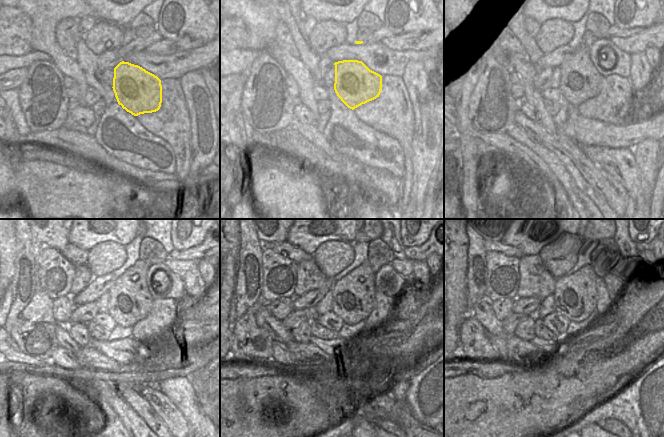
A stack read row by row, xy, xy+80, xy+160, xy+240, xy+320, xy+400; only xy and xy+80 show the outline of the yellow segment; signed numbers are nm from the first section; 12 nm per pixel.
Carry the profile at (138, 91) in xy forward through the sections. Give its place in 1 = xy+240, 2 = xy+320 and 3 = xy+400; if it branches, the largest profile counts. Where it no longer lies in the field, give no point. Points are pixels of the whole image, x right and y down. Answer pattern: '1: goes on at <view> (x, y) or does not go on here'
1: goes on at xy+240 (130, 301)
2: goes on at xy+320 (354, 295)
3: goes on at xy+400 (575, 296)

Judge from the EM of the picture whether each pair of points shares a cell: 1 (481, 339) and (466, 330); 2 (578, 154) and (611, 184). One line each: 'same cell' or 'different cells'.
1: same cell
2: same cell

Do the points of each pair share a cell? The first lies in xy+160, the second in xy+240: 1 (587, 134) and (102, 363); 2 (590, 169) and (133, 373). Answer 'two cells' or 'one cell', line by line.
1: two cells
2: two cells

